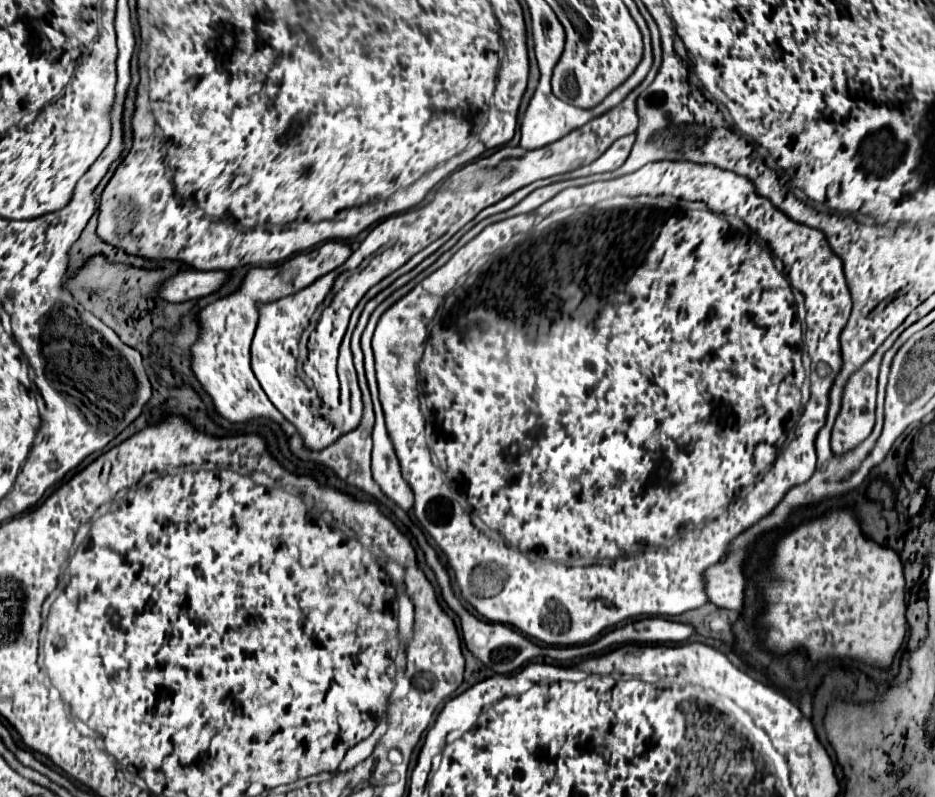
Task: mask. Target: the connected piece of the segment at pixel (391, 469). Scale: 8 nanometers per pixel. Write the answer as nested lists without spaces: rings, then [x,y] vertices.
[[[377,417],[377,423],[373,427],[371,469],[373,469],[373,479],[381,487],[381,491],[389,499],[393,499],[403,511],[409,511],[413,507],[413,491],[401,477],[399,459],[393,451],[393,445],[389,441],[389,435],[381,417]]]

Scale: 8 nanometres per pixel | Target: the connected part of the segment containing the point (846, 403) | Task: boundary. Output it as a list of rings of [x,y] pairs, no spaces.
[[[887,339],[877,351],[875,355],[847,381],[845,385],[845,393],[843,393],[843,405],[839,411],[839,417],[835,421],[833,427],[833,435],[831,435],[831,449],[835,455],[845,455],[849,451],[853,451],[859,443],[863,443],[869,433],[873,431],[875,425],[875,395],[877,395],[877,375],[879,375],[879,365],[881,365],[881,357],[885,353],[885,349],[889,349],[893,345],[891,339]]]

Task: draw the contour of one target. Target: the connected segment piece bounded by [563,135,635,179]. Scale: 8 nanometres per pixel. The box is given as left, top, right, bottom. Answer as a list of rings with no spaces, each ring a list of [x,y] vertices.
[[[625,135],[625,137],[617,139],[597,161],[593,161],[593,165],[585,165],[581,169],[575,169],[573,173],[563,175],[563,179],[583,177],[583,175],[591,175],[591,173],[605,173],[605,171],[613,171],[613,169],[621,167],[625,163],[625,159],[629,157],[633,141],[635,141],[635,135]]]

